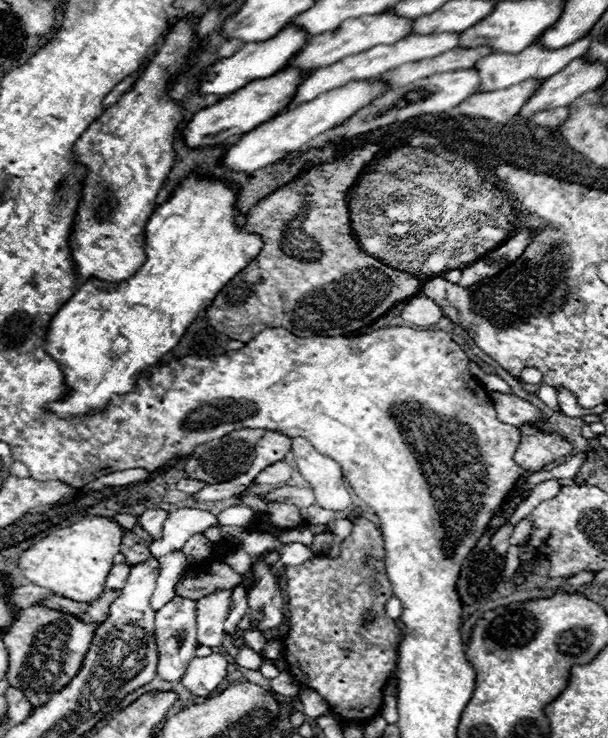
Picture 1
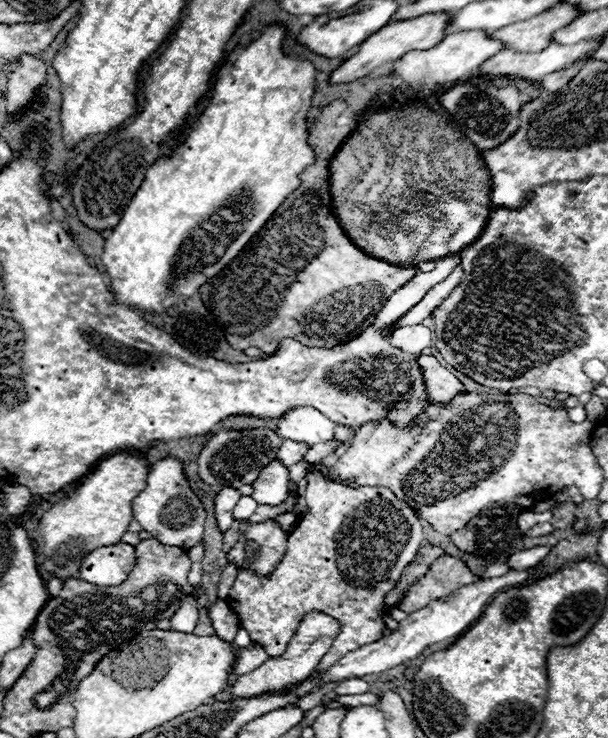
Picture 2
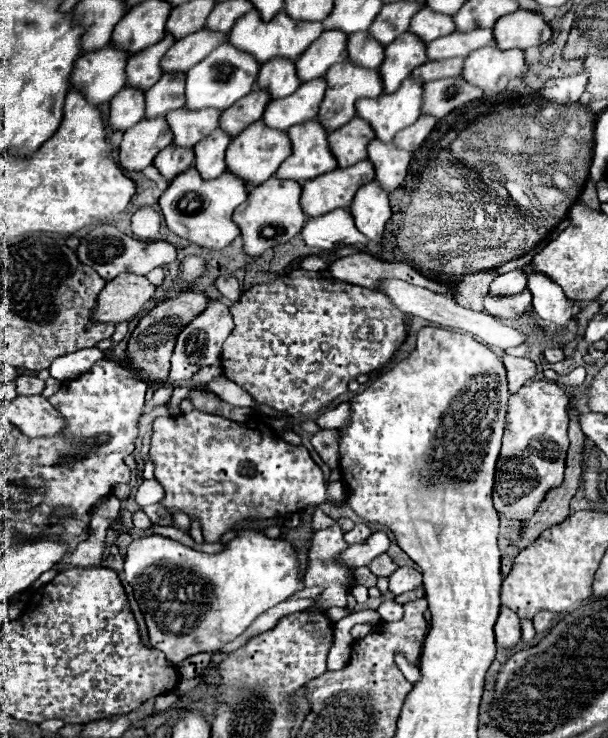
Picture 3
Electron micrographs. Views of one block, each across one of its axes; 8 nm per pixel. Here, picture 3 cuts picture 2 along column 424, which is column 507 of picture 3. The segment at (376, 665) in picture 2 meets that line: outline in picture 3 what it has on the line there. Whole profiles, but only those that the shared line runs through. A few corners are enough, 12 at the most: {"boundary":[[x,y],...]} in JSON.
{"boundary":[[506,606],[494,626],[496,644],[514,648],[520,642],[520,616]]}

